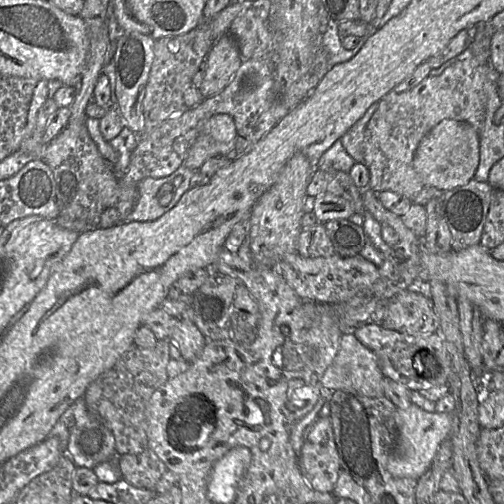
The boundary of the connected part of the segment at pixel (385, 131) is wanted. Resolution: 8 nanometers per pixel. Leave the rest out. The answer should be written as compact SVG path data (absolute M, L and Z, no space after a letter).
M475 57L455 61L439 76L429 76L417 86L404 92L392 90L378 101L378 108L367 123L364 139L362 163L370 172L368 188L375 191L392 191L413 201L414 197L424 188L424 183L413 167L415 151L425 135L439 122L453 119L471 124L480 130L485 117L485 83L487 73L492 67L487 62L478 61Z

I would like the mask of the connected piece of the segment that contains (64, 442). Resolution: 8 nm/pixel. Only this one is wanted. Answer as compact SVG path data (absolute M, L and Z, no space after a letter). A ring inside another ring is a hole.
M83 397L78 398L64 411L48 437L59 439L63 455L70 457L76 467L93 470L96 465L102 462L115 461L117 458L113 433L97 417L89 413ZM72 418L75 418L76 423L68 430L68 424Z

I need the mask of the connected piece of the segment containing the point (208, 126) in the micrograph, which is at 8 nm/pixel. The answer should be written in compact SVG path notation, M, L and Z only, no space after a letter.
M223 113L213 115L204 124L182 166L198 170L210 158L231 154L235 148L236 138L233 118Z

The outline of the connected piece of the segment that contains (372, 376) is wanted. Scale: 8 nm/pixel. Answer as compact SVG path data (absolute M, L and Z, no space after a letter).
M348 331L342 335L339 350L322 376L320 387L324 391L354 391L374 398L384 395L384 379L378 356L362 344L353 331Z

